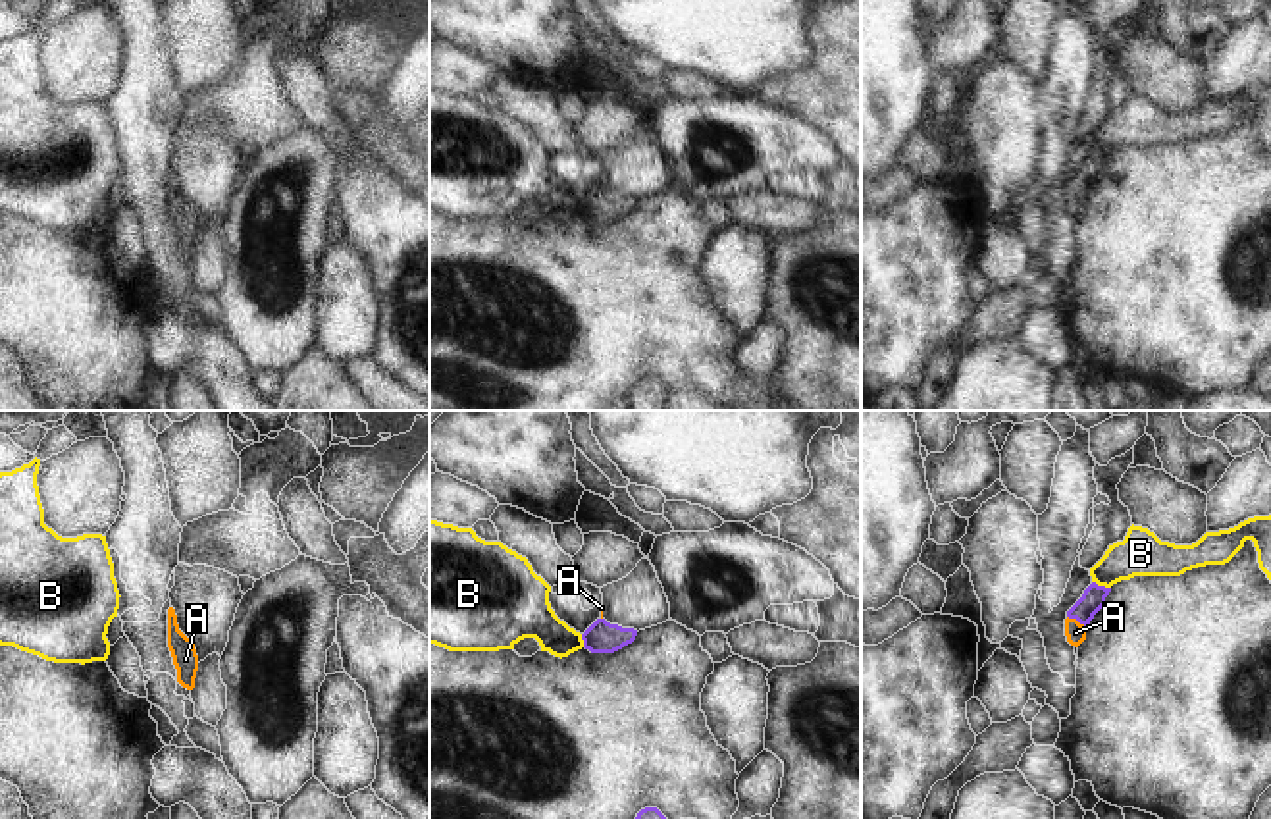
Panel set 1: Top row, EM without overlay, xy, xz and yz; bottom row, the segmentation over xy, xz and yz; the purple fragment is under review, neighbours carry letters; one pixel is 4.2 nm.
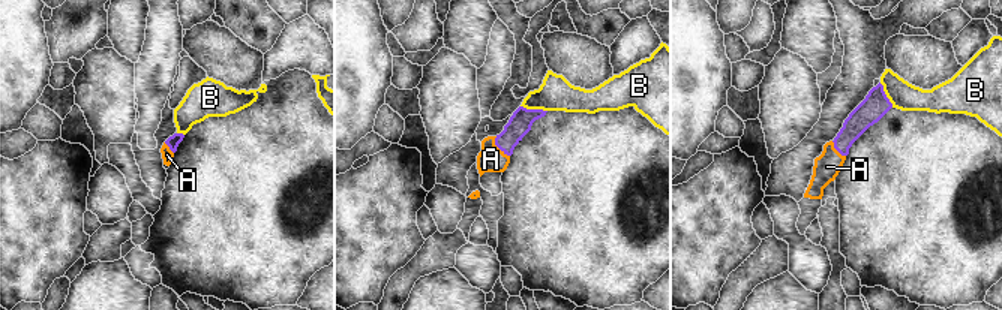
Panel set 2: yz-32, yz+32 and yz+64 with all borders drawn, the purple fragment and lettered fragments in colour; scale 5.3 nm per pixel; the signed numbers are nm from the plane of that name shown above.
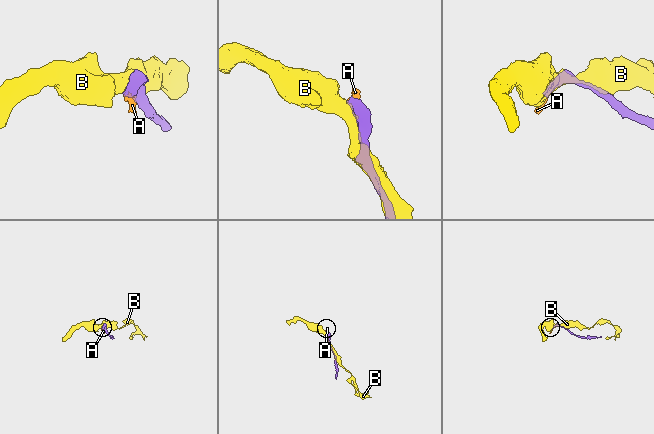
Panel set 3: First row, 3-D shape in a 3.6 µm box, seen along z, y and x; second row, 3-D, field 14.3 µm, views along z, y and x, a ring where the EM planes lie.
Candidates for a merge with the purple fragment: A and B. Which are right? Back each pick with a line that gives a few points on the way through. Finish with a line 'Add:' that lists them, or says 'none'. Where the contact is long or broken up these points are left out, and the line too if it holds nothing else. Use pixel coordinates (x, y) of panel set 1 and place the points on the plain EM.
A: way yz (1092, 168), (1077, 187), (1075, 201)
Add: A

